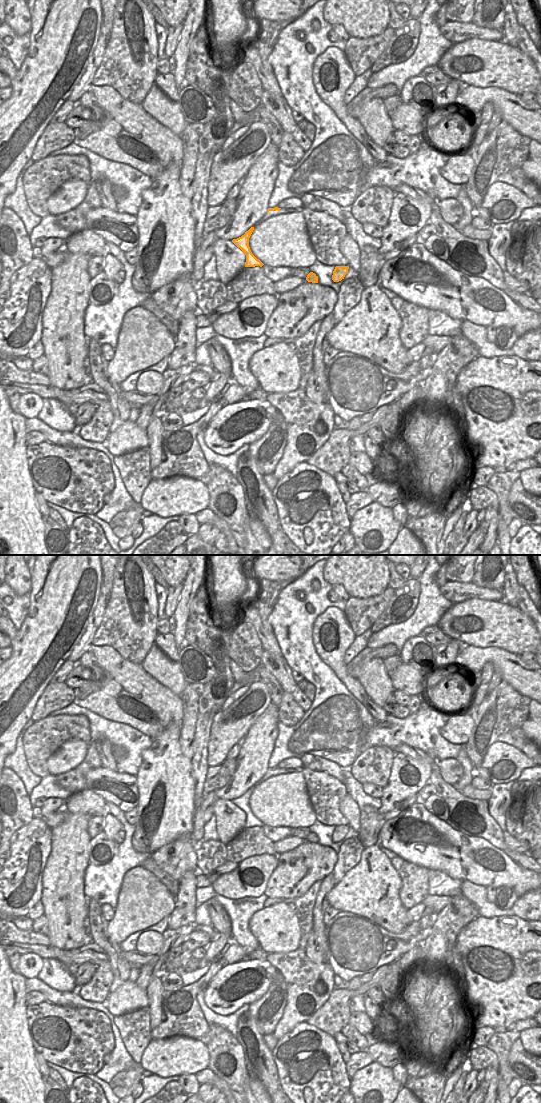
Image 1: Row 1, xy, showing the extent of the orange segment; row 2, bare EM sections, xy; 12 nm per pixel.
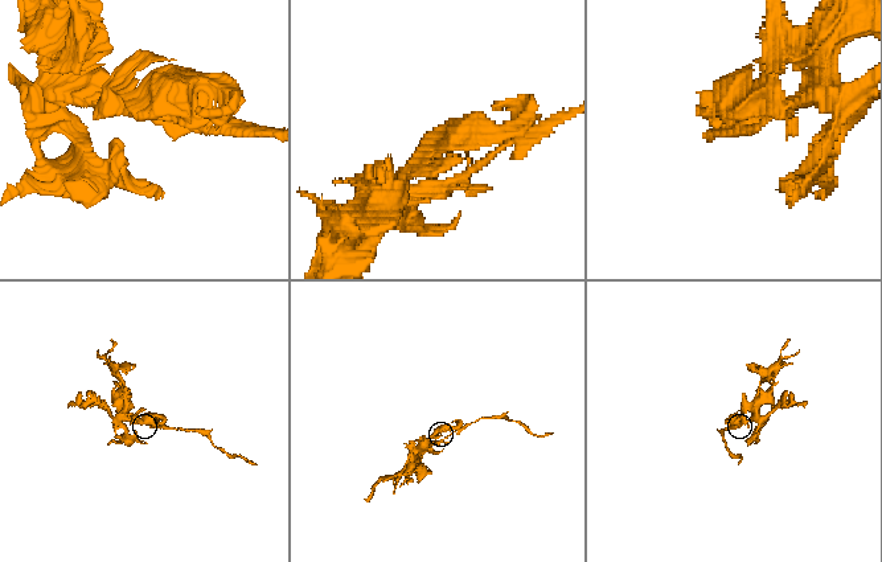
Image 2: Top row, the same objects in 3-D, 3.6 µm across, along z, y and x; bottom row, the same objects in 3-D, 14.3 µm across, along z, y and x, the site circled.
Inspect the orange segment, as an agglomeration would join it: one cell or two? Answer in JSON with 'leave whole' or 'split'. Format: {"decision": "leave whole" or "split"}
{"decision": "split"}

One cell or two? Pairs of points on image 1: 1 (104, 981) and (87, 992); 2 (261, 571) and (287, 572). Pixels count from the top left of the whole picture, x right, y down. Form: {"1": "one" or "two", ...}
{"1": "one", "2": "one"}

